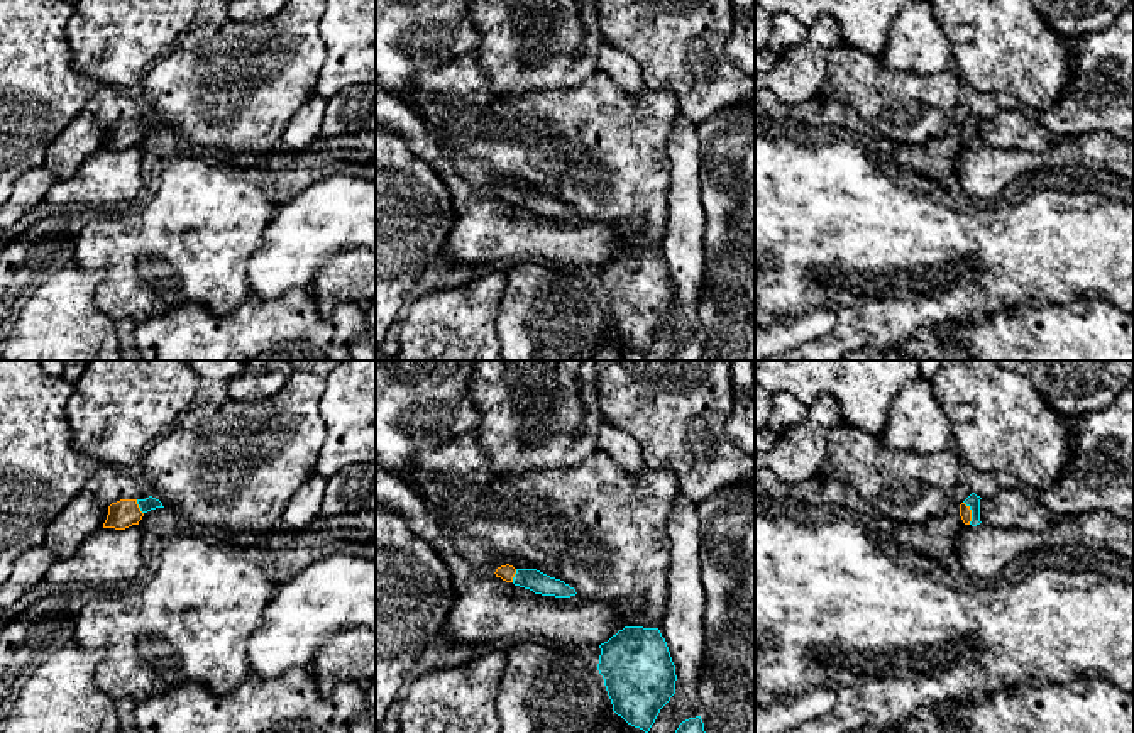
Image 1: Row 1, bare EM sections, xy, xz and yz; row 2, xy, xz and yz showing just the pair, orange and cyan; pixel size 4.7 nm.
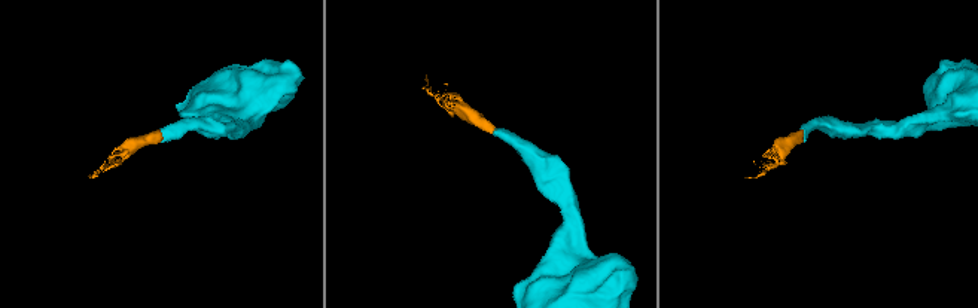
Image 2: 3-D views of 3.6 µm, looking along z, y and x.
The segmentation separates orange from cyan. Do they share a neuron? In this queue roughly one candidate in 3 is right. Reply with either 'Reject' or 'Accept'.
Accept

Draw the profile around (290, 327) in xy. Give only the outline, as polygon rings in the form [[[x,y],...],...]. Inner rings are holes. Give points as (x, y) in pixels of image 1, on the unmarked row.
[[[293,288],[274,298],[250,295],[228,317],[215,317],[198,301],[188,301],[164,315],[137,322],[134,337],[140,361],[352,361],[350,347],[367,330],[366,310],[344,303],[322,315],[310,288]]]

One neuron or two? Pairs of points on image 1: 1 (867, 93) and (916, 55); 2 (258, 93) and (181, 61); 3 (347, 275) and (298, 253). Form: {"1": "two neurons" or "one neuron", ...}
{"1": "two neurons", "2": "one neuron", "3": "two neurons"}

